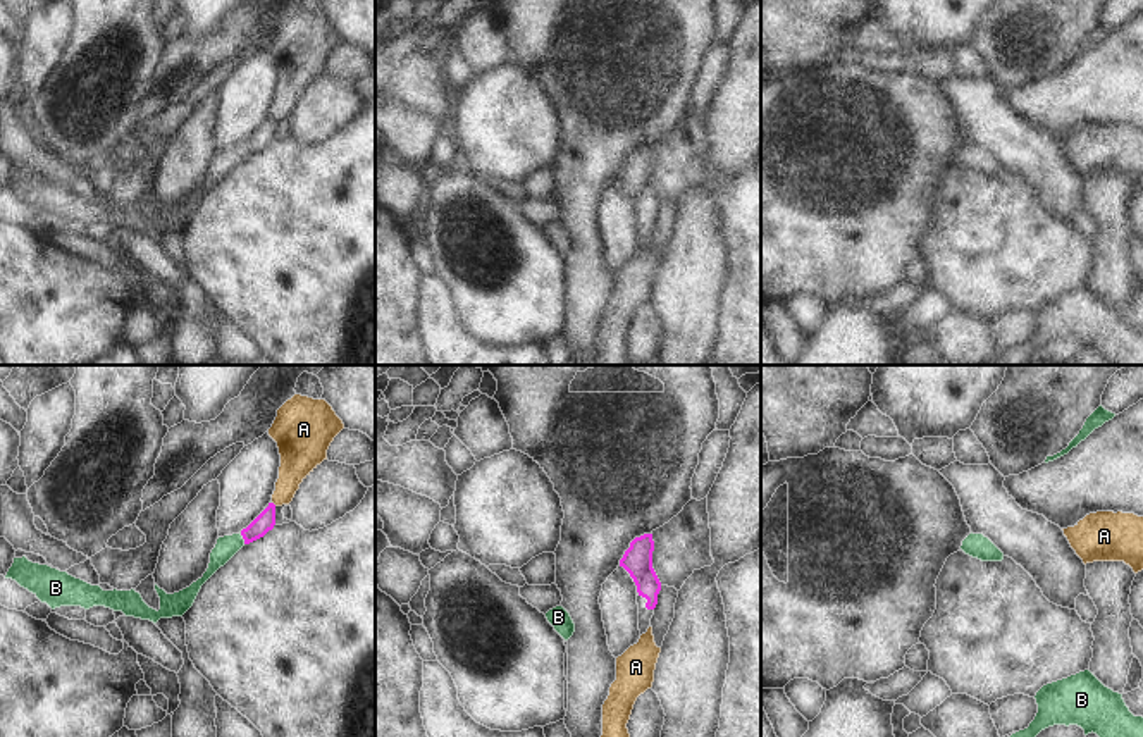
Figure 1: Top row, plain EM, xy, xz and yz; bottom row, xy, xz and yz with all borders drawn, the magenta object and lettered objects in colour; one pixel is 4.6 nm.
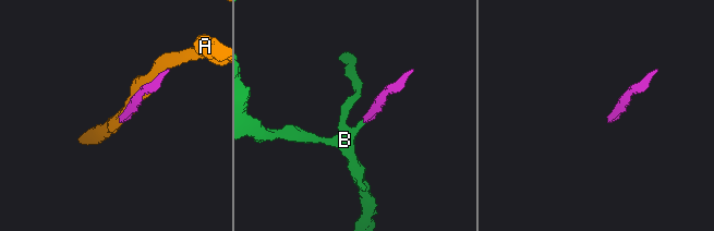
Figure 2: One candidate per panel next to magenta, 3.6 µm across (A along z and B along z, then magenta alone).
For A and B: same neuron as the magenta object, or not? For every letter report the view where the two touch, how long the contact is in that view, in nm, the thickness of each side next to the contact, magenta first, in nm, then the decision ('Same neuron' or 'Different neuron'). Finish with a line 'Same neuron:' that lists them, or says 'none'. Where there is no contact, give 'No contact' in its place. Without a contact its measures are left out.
A: No contact. Different neuron
B: Touches magenta in xy. Shared border 50 nm. Thickness 90 nm (magenta) against 100 nm. Same neuron
Same neuron: B

